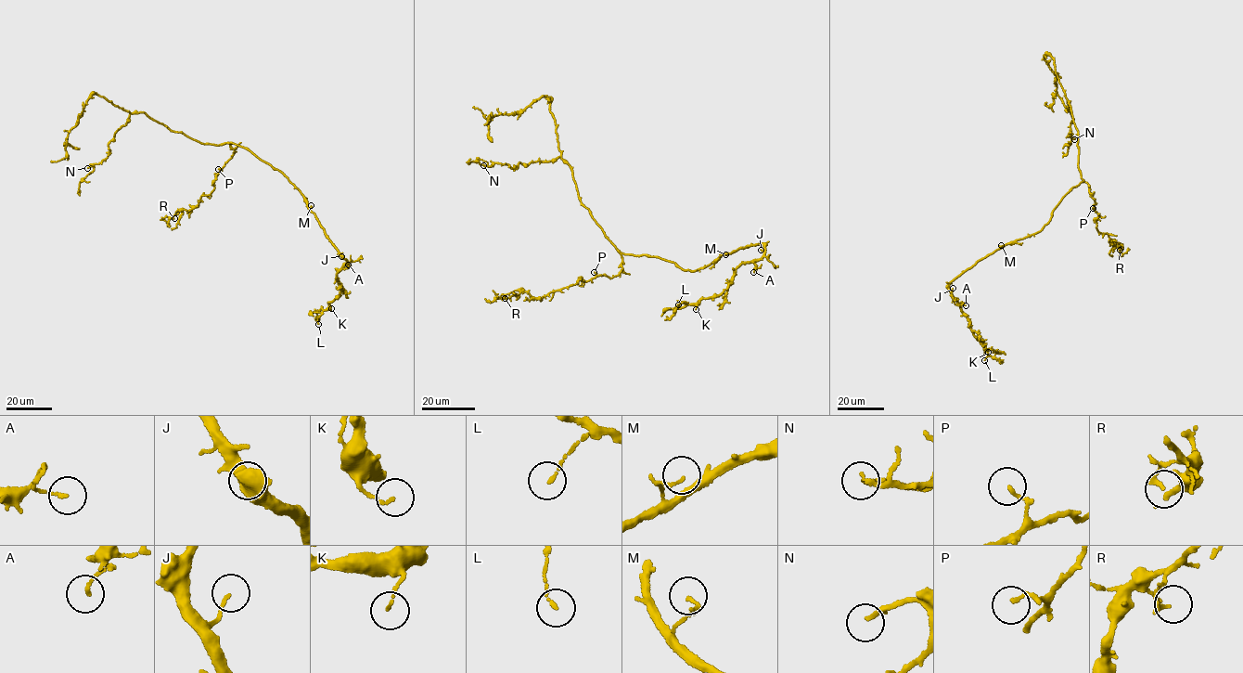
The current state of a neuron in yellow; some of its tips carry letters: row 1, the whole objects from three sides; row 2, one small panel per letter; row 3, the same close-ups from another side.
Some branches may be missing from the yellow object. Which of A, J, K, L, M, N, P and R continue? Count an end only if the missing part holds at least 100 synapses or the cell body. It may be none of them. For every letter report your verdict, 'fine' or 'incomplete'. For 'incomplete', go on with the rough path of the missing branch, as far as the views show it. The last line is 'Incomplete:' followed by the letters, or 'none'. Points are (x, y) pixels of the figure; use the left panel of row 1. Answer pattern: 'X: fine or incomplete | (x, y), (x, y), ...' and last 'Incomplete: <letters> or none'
A: fine
J: fine
K: fine
L: fine
M: fine
N: fine
P: fine
R: fine
Incomplete: none

